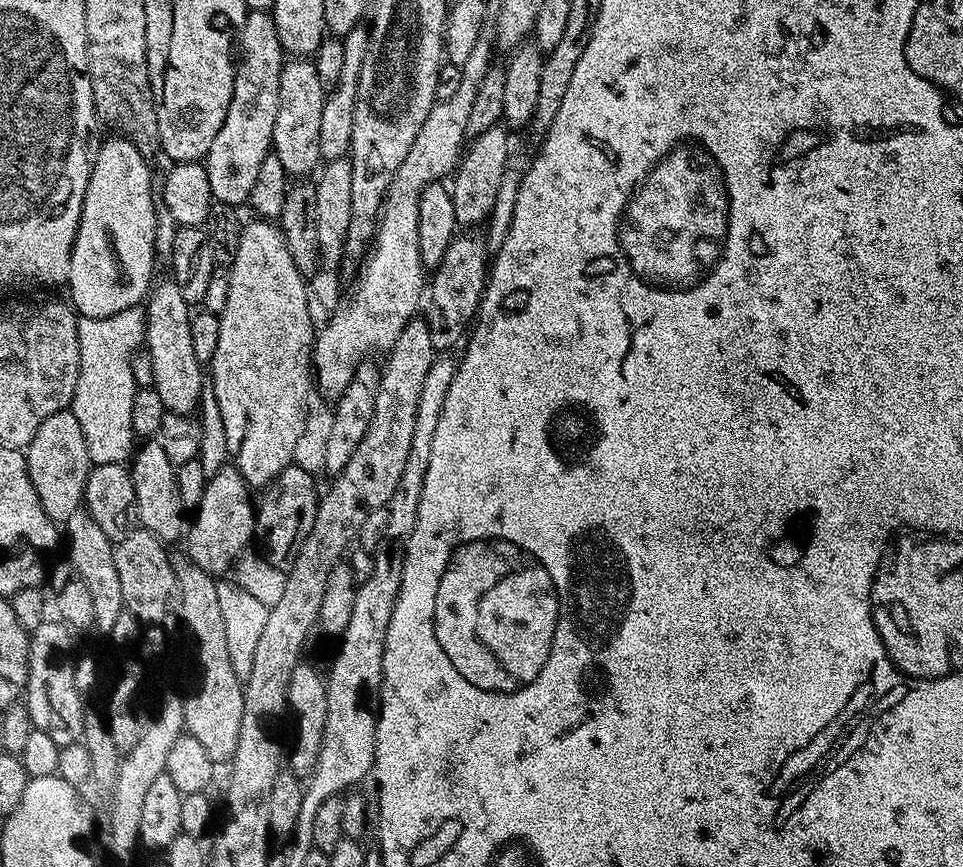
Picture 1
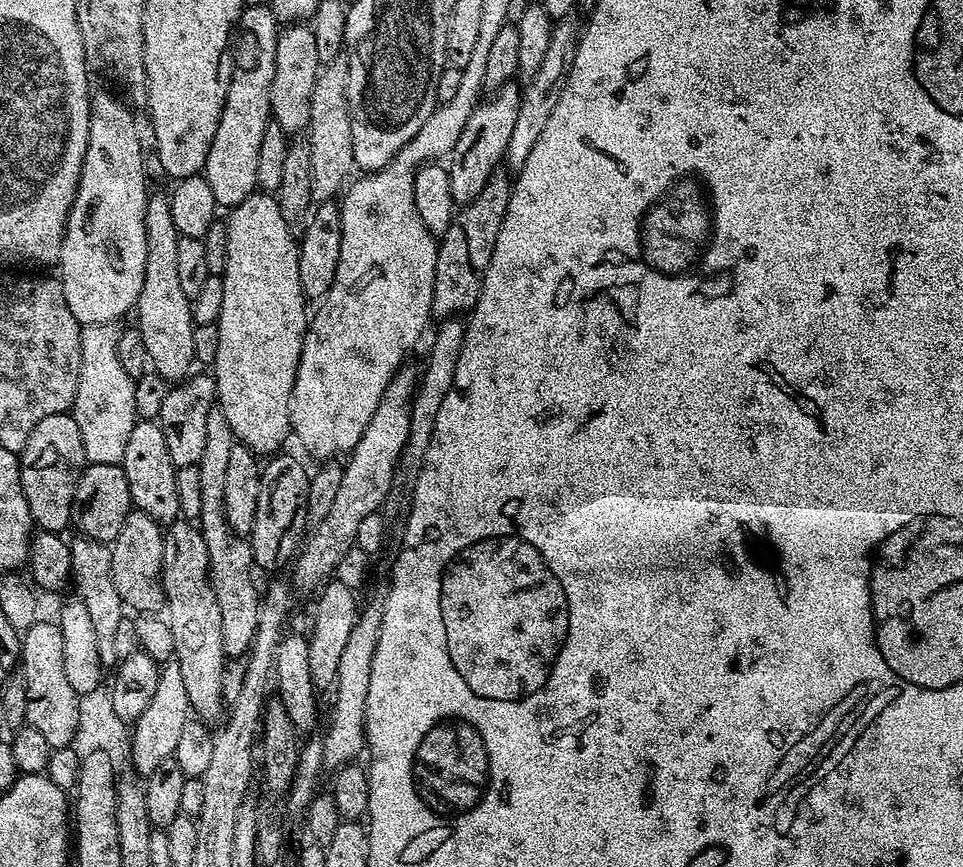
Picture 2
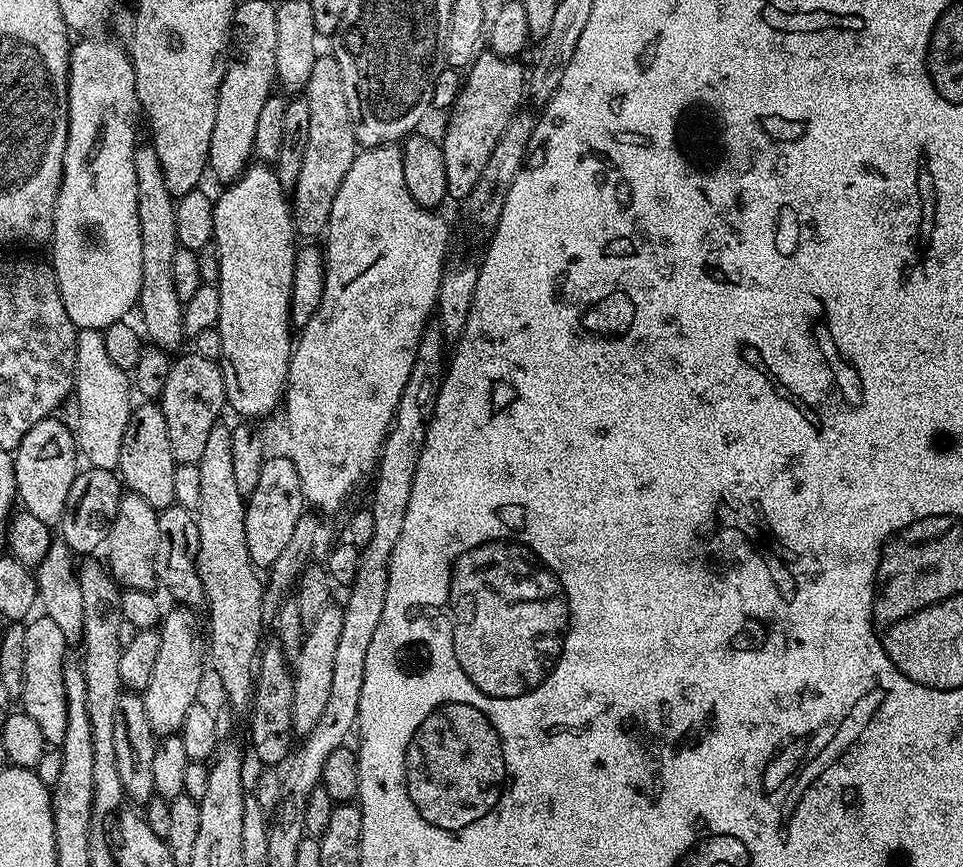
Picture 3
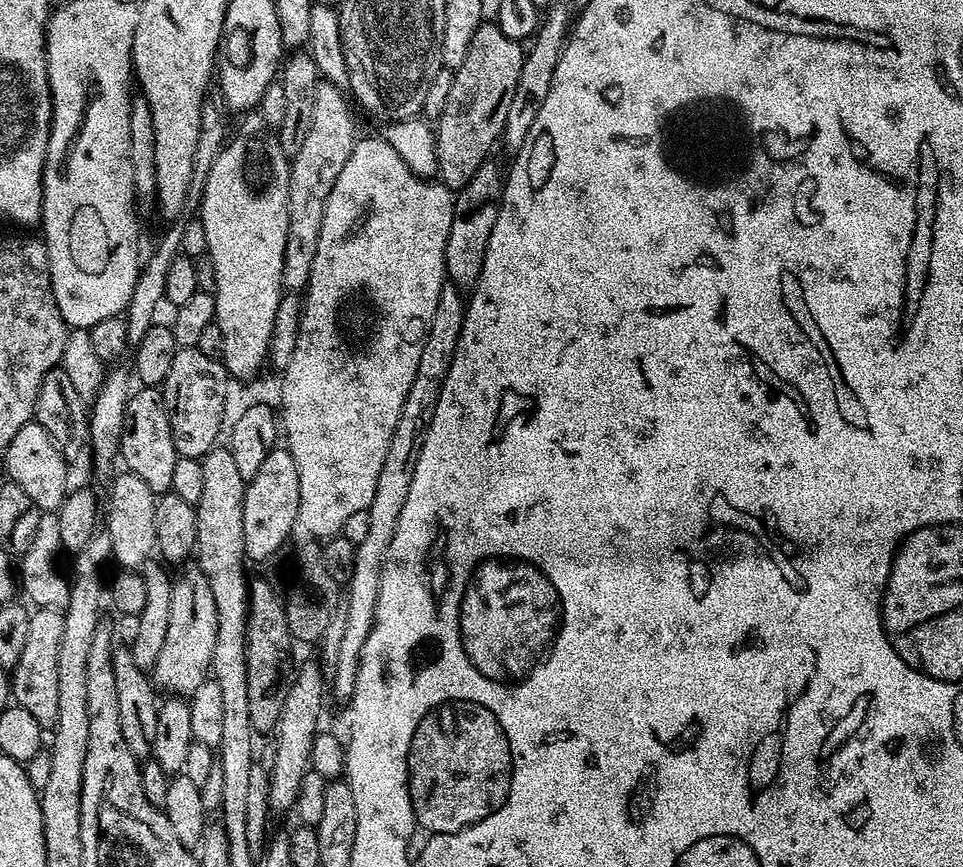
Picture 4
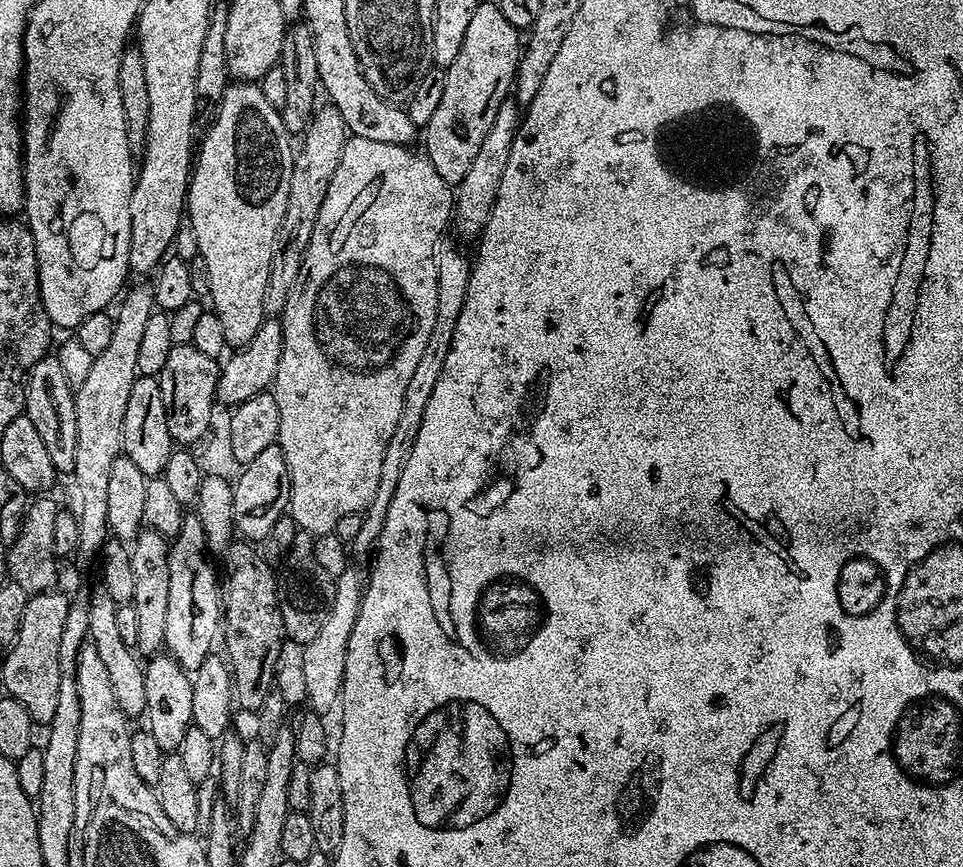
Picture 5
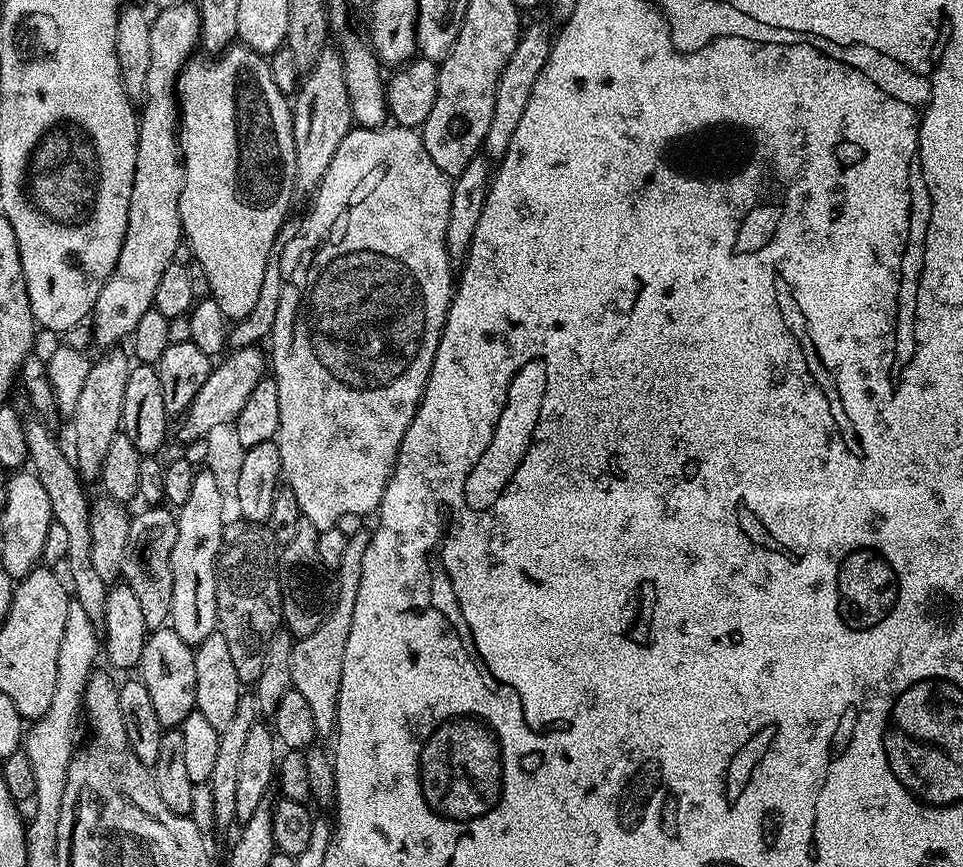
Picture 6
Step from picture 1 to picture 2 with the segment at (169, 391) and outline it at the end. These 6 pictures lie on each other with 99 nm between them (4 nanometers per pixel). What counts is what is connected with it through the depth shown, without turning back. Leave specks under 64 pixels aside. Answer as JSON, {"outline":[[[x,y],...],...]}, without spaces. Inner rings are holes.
{"outline":[[[153,191],[146,202],[146,270],[134,312],[140,315],[138,327],[146,344],[151,371],[169,382],[185,379],[193,371],[192,364],[197,363],[192,301],[189,296],[182,294],[182,285],[178,279],[180,238],[180,231],[174,226],[174,217],[170,214],[169,197],[165,193],[163,196]]]}

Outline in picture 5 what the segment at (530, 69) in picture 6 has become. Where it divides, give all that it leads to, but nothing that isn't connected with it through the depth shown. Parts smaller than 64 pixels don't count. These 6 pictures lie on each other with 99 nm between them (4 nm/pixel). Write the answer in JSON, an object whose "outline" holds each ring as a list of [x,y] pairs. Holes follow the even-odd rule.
{"outline":[[[509,98],[502,102],[498,110],[498,118],[494,118],[494,126],[490,126],[490,134],[486,134],[478,155],[470,165],[466,178],[454,188],[454,232],[460,236],[479,237],[484,231],[488,216],[492,213],[494,202],[498,198],[498,186],[502,186],[502,174],[506,170],[506,158],[510,158],[510,146],[516,137],[516,129],[522,119],[521,105]]]}

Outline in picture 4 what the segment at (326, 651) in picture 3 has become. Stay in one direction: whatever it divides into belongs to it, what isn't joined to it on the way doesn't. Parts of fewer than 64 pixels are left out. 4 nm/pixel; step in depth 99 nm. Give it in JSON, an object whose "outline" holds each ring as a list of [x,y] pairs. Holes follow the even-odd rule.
{"outline":[[[312,660],[306,661],[297,670],[296,677],[290,680],[290,687],[284,694],[282,714],[274,729],[274,743],[277,748],[274,770],[267,773],[268,806],[273,813],[280,812],[283,808],[291,809],[295,805],[298,786],[310,771],[308,759],[314,738],[321,727],[320,711],[324,708],[324,692],[326,696],[326,672],[317,661],[316,664]]]}

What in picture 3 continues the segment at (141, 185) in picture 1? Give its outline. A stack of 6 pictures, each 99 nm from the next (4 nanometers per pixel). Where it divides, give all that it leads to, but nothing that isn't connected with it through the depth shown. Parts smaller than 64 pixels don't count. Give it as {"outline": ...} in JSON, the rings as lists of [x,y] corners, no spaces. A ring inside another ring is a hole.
{"outline":[[[80,38],[71,45],[68,57],[68,142],[66,158],[64,159],[64,173],[62,186],[58,190],[56,213],[52,223],[52,257],[50,263],[56,272],[56,281],[62,294],[62,302],[66,306],[66,314],[70,314],[70,322],[74,322],[77,329],[99,328],[105,330],[112,323],[123,321],[127,312],[137,307],[142,286],[142,230],[138,230],[138,178],[134,175],[134,150],[138,143],[136,127],[142,124],[142,109],[138,102],[138,90],[134,78],[132,57],[120,44],[104,38]]]}

